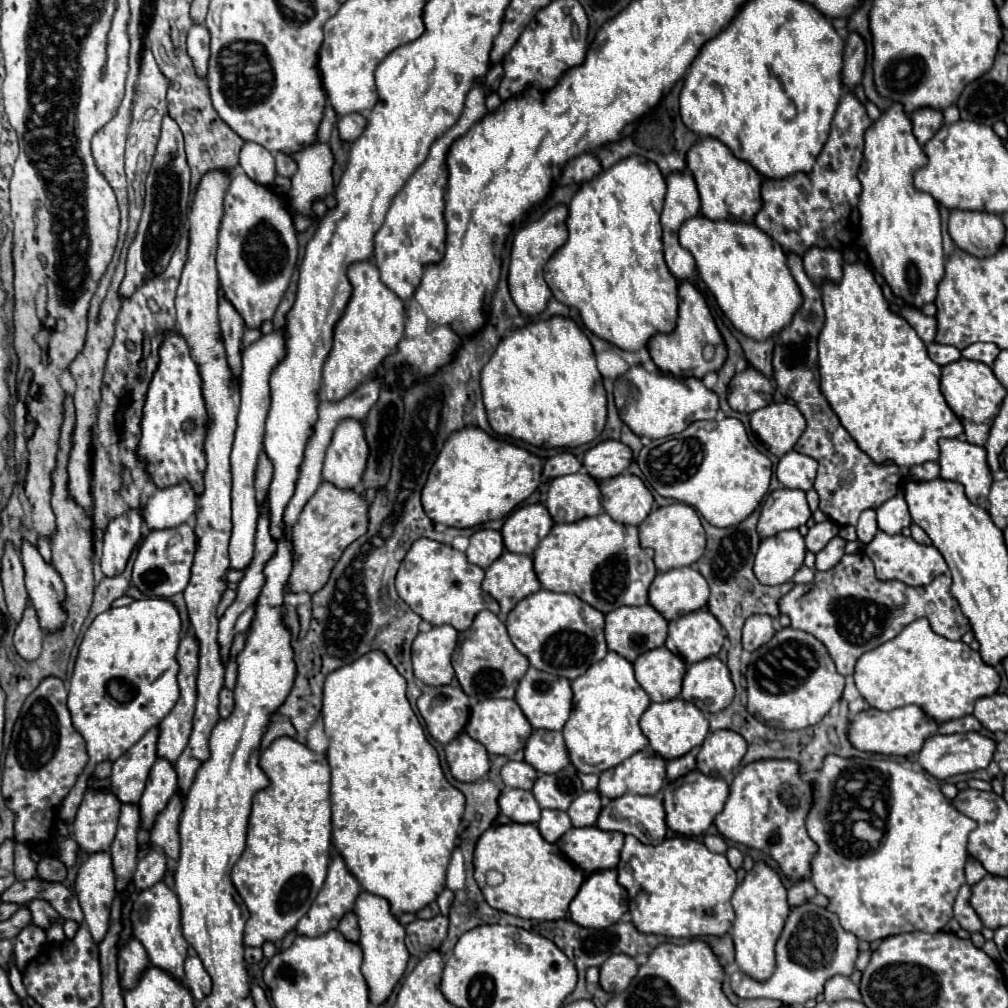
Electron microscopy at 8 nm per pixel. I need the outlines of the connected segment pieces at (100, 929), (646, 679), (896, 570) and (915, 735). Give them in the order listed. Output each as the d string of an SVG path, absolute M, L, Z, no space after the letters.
M108 853L88 855L76 877L76 895L84 911L84 923L94 943L100 943L110 929L110 907L116 897L112 859Z
M666 647L642 653L634 661L636 681L652 701L670 701L680 695L686 663Z
M878 531L872 539L872 543L868 543L864 551L872 559L872 563L876 567L876 577L880 581L896 579L896 581L902 581L906 585L918 587L918 585L930 583L934 577L948 571L944 557L940 555L940 551L934 545L920 545L912 537L906 537L902 533L886 535L884 531Z
M904 705L892 711L866 709L866 711L860 711L856 717L852 717L848 725L848 739L860 751L908 757L918 753L918 749L922 749L922 741L926 741L926 737L936 733L936 729L938 729L938 723L926 717L918 705Z

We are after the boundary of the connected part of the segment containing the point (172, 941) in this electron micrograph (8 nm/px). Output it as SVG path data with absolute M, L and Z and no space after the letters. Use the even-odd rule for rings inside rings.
M166 881L156 883L154 887L142 891L140 895L134 895L134 909L132 909L132 925L134 925L134 937L144 945L150 963L158 969L164 969L166 973L170 973L174 979L178 979L180 983L184 981L184 959L186 959L186 951L188 951L188 943L182 935L182 927L180 927L180 905L178 905L178 897L172 891L172 887Z

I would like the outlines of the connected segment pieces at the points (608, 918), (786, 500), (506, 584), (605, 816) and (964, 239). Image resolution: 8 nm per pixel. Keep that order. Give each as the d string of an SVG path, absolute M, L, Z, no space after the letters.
M598 871L584 879L580 891L570 901L570 919L588 929L606 929L628 911L626 889L618 885L616 871Z
M800 489L772 491L760 509L758 535L760 539L772 537L786 529L798 529L810 519L806 493Z
M504 551L486 569L482 589L498 601L500 617L504 619L510 613L510 609L514 609L524 597L540 589L532 557Z
M622 795L610 801L608 811L600 813L598 827L634 835L644 845L658 845L666 837L664 805L658 797Z
M956 209L950 211L948 233L962 251L974 257L988 257L1002 247L1006 227L998 215Z

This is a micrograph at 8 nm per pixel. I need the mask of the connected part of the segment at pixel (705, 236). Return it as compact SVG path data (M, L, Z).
M696 215L690 221L684 221L684 225L680 227L680 245L692 253L702 281L714 293L722 313L740 333L762 341L772 337L774 333L780 333L786 325L790 325L796 309L802 305L802 293L788 271L782 247L772 237L762 233L754 223L710 221L702 215Z

